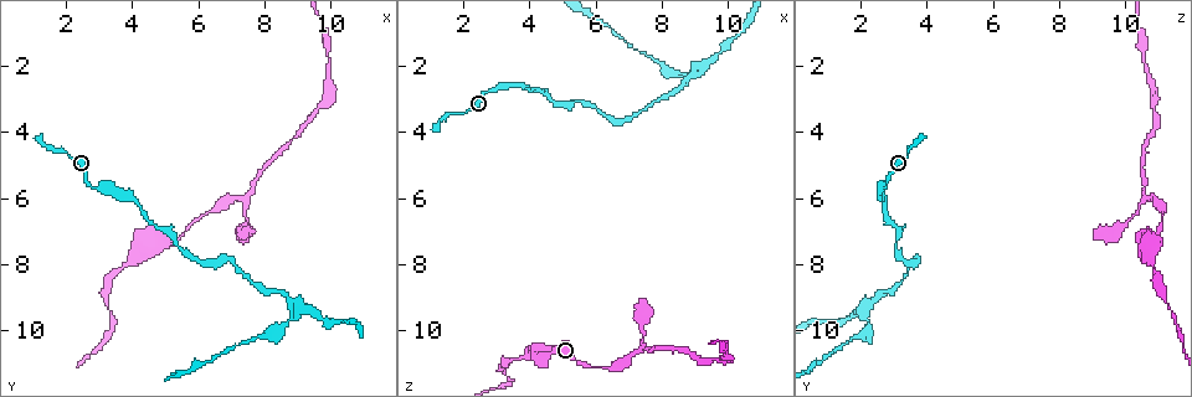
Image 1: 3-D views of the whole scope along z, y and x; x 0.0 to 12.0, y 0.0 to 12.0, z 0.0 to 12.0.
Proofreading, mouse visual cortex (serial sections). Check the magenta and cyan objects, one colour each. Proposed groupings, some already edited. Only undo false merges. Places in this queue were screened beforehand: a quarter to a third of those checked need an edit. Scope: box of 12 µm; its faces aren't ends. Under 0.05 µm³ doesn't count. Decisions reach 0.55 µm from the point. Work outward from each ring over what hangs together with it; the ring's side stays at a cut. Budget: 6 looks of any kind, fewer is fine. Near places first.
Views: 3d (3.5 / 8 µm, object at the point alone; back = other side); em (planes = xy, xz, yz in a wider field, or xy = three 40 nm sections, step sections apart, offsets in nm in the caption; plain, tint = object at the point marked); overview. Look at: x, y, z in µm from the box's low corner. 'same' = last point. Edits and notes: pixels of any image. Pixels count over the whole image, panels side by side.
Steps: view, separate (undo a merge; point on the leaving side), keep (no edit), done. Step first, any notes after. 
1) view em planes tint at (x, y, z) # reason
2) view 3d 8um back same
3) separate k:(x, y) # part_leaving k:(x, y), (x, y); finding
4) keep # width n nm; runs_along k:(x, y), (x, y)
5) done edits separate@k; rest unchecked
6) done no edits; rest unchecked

view em planes tint at (9.0, 9.3, 2.2) # two arms in line, one across

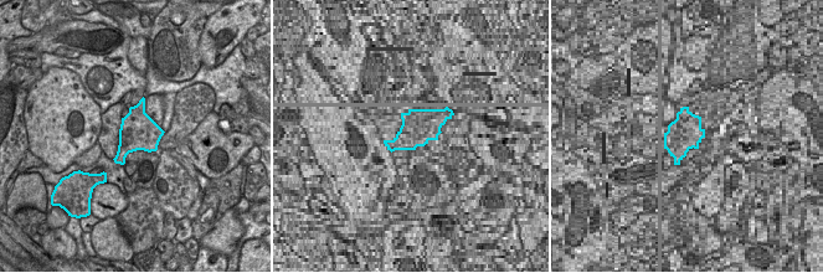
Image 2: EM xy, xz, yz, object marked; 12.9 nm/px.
view 3d 3.5um back same # wider look

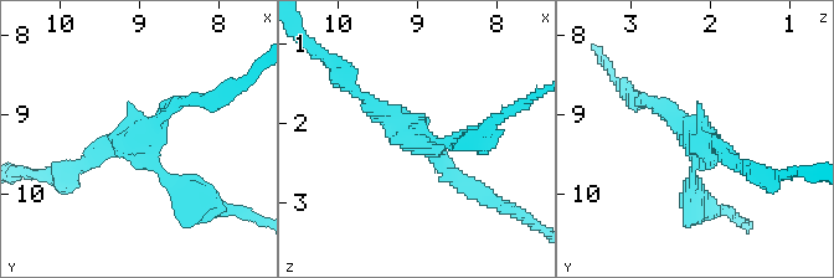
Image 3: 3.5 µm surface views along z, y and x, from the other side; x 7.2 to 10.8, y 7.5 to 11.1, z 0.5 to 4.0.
separate 3:(701, 202) # part_leaving 3:(693, 171), (699, 202), (737, 217); a second cell is stuck on

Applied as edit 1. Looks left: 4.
view 3d 3.5um at (3.9, 7.9, 10.7) # calibre changes

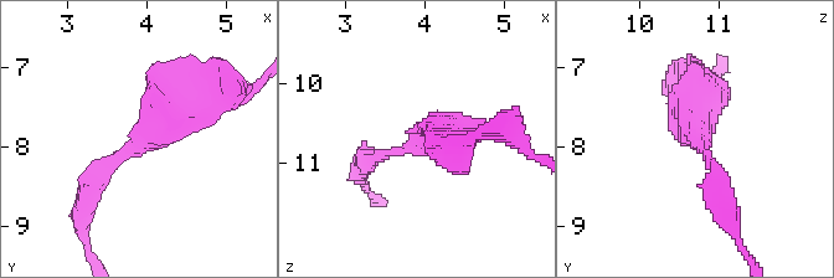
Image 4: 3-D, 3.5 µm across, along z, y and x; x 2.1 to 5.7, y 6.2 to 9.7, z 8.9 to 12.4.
view em xy step 2 plain at (3.95, 7.90, 10.75) # arm_widths 150, 250 nm

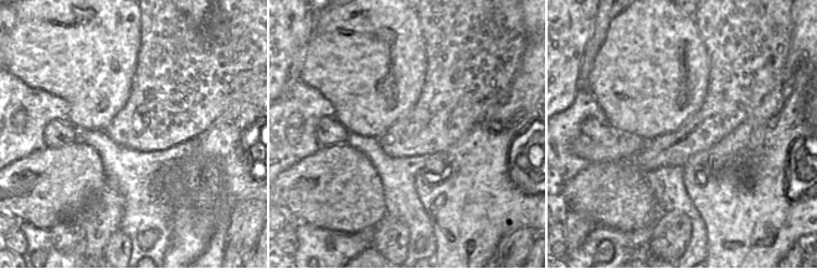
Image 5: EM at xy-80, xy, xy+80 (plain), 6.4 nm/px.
view em xy step 2 tint same # with the object marked

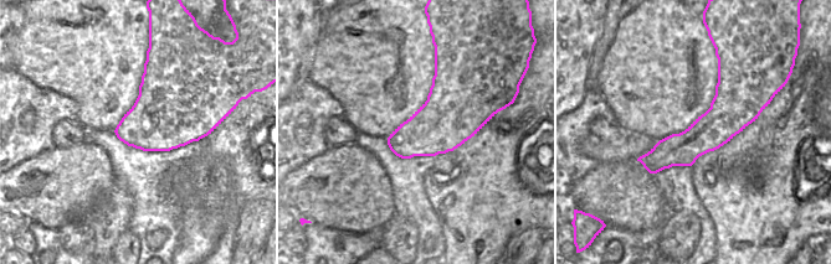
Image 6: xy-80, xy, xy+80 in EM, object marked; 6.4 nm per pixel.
keep # width 380 nm; runs_along 4:(200, 88), (86, 195); one cell here

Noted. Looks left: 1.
done edits separate@3; rest unchecked

